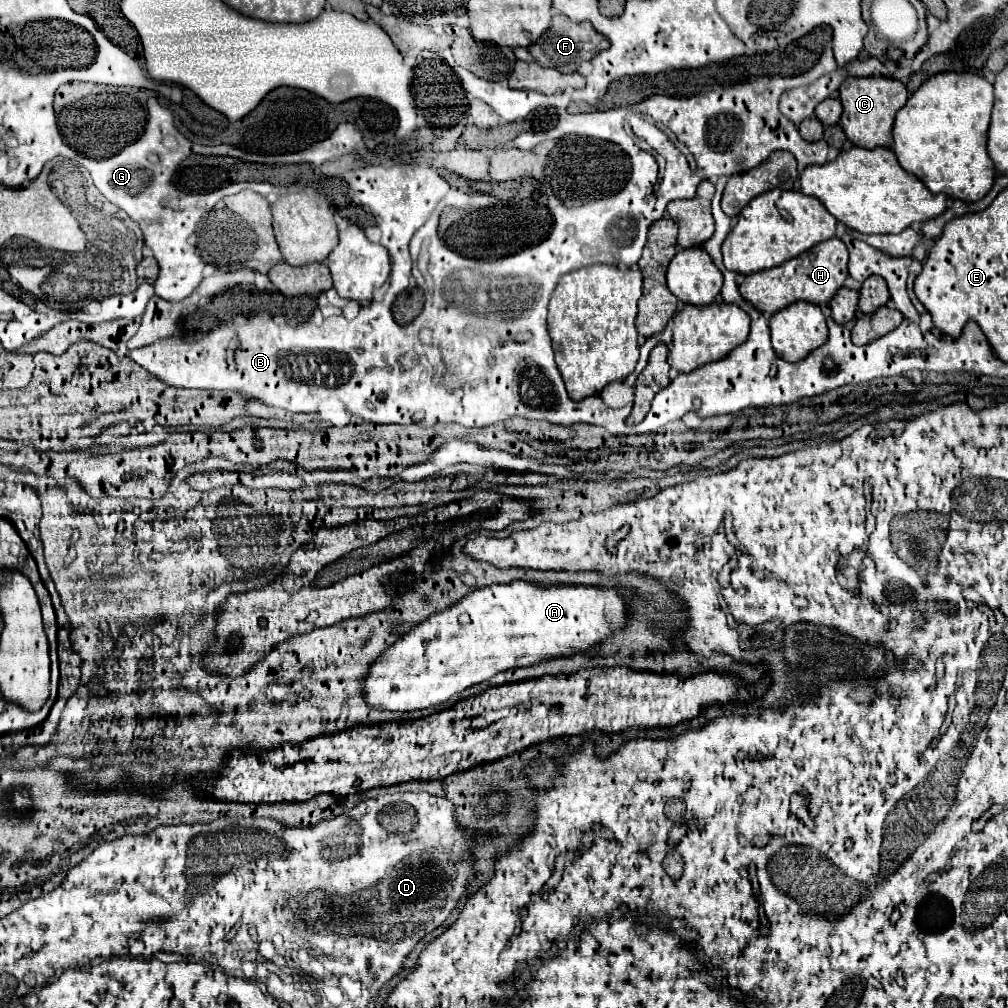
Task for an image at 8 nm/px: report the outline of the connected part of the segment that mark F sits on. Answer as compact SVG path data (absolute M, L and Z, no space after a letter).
M556 14L556 16L552 18L550 30L544 32L544 34L540 36L540 40L538 40L534 46L530 46L528 50L530 50L530 54L534 56L534 60L540 62L540 66L544 66L544 68L556 68L556 70L560 70L560 72L564 72L564 74L572 74L572 72L576 72L576 70L580 68L582 62L592 60L596 54L600 54L600 52L606 50L608 46L610 46L610 42L608 42L602 34L598 34L598 32L592 28L590 22L580 22L580 24L576 24L576 22L572 22L570 18L564 18L562 14Z

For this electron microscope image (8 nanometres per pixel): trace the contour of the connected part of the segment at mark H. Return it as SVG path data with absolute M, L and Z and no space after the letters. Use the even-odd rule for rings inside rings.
M830 238L822 244L816 244L808 252L784 262L782 266L744 276L744 282L740 284L740 294L758 310L774 314L792 304L794 300L804 300L810 304L828 304L846 278L848 278L848 250L838 238Z

